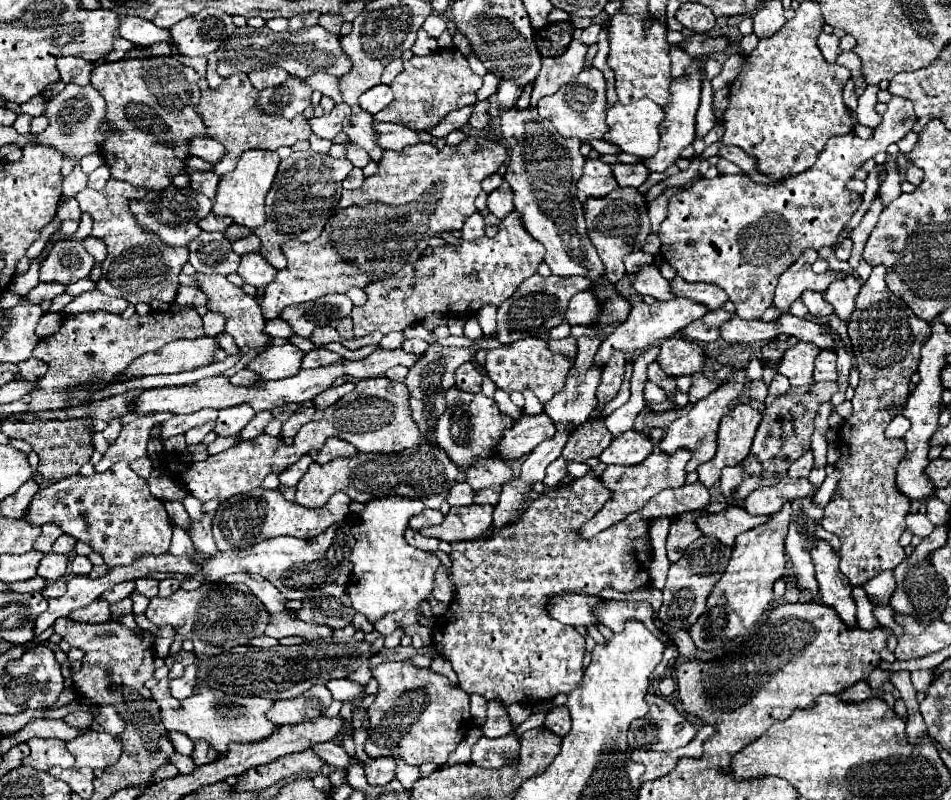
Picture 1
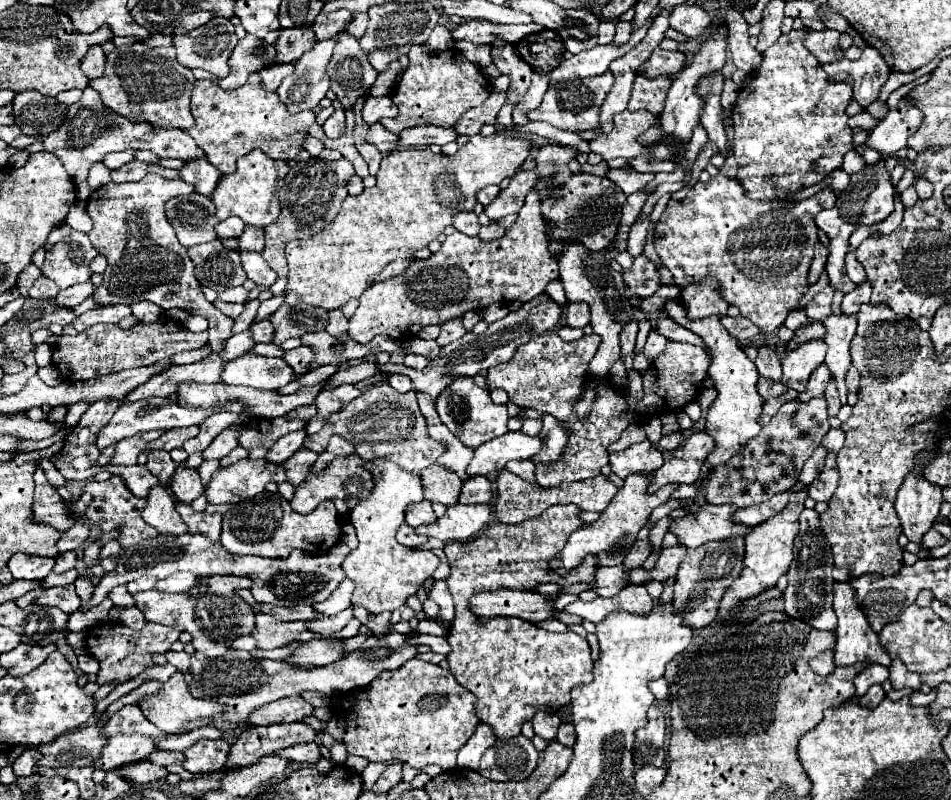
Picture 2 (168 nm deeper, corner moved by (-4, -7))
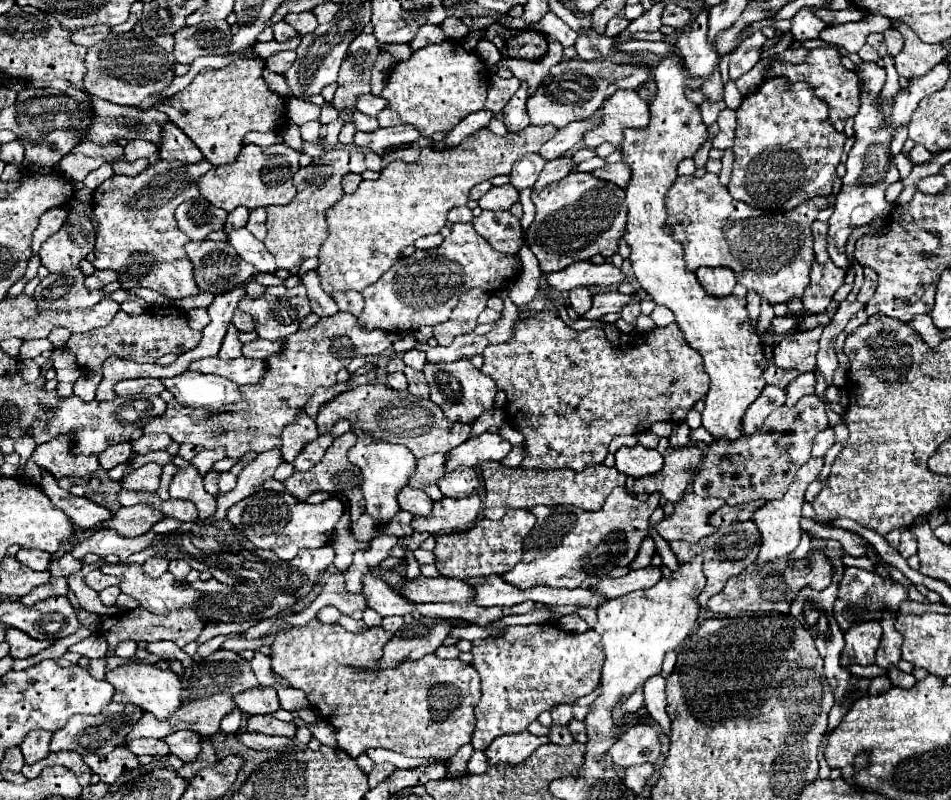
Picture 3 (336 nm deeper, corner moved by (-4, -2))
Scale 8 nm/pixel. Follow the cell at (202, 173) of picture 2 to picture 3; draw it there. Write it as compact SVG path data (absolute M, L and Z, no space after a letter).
M167 124L163 128L163 140L159 144L159 156L163 160L179 160L183 164L195 164L197 160L203 160L203 154L193 144L193 140L187 138L185 132L179 130L175 124Z

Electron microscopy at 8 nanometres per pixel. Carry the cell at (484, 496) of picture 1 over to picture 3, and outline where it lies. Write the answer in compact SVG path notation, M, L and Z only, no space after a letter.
M457 468L455 472L449 472L443 476L443 480L437 482L439 490L449 498L463 498L471 496L479 490L479 476L473 468Z

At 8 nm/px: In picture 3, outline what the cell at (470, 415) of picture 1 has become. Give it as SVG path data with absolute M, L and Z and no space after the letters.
M457 360L451 364L425 364L423 368L425 378L431 388L431 400L443 408L443 414L451 422L461 422L461 424L473 424L477 416L481 416L487 410L495 410L495 396L497 388L493 380L485 374L481 374L471 360Z

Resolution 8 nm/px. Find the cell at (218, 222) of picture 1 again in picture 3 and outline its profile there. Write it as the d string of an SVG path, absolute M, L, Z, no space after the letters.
M239 206L227 216L227 222L225 222L223 230L231 232L231 230L237 230L237 228L243 228L247 224L247 218L249 218L249 210L245 206Z

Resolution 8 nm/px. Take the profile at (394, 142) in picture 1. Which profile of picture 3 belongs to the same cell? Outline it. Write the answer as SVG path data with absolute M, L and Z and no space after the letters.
M355 110L353 114L341 114L341 118L343 120L353 120L355 122L355 128L357 130L361 130L361 132L375 132L375 130L379 130L379 120L377 118L373 118L373 116L367 116L367 114L363 114L363 112L359 112L359 110Z

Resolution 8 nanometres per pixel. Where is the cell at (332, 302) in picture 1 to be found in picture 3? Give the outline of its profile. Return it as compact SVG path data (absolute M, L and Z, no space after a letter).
M303 284L289 288L283 296L263 294L261 298L243 296L239 310L249 312L255 320L255 332L263 340L283 340L297 332L301 320L311 314L311 304Z

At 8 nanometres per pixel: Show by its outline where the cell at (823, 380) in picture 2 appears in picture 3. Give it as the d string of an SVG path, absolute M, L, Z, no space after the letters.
M805 372L805 374L799 374L789 386L787 386L787 406L793 406L801 396L807 396L807 394L813 394L815 392L815 372Z

